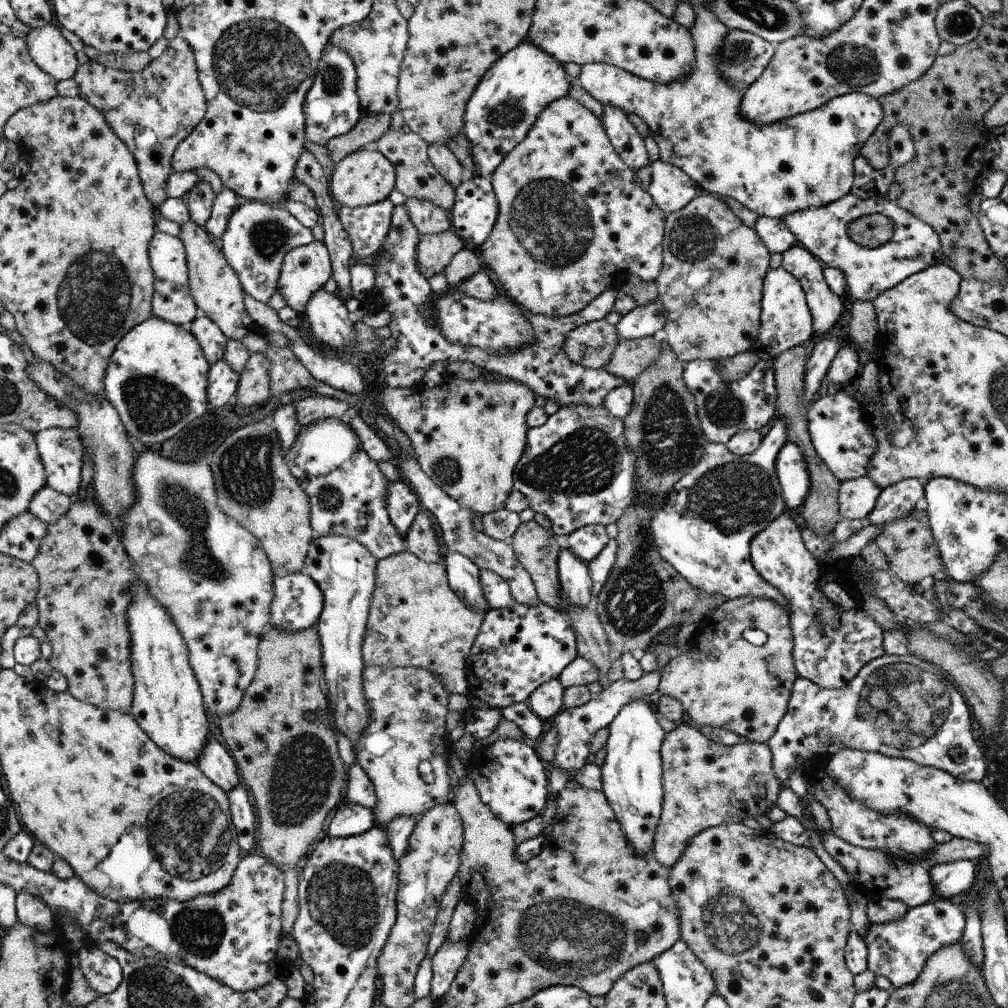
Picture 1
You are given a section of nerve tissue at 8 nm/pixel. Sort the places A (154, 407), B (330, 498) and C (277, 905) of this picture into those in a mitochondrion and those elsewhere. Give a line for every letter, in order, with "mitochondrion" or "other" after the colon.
A: mitochondrion
B: mitochondrion
C: other

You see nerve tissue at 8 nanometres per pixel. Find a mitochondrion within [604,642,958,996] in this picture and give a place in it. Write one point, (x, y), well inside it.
(902, 704)

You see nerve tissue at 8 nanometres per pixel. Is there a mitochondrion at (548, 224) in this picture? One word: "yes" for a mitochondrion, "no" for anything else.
yes

